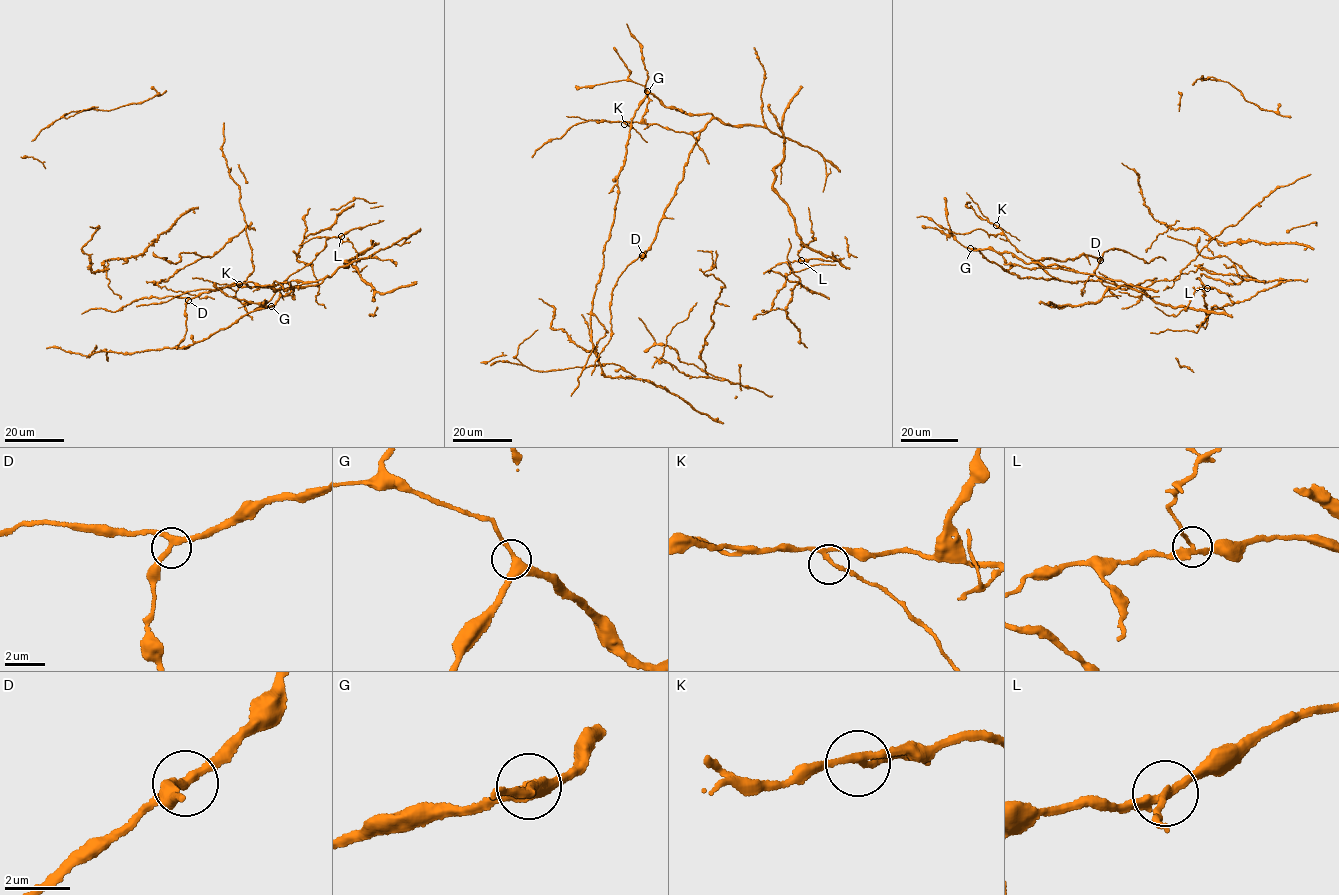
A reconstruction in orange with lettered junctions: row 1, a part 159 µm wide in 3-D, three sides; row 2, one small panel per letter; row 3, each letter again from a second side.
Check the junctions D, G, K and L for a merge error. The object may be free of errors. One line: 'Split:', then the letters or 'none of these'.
Split: L

